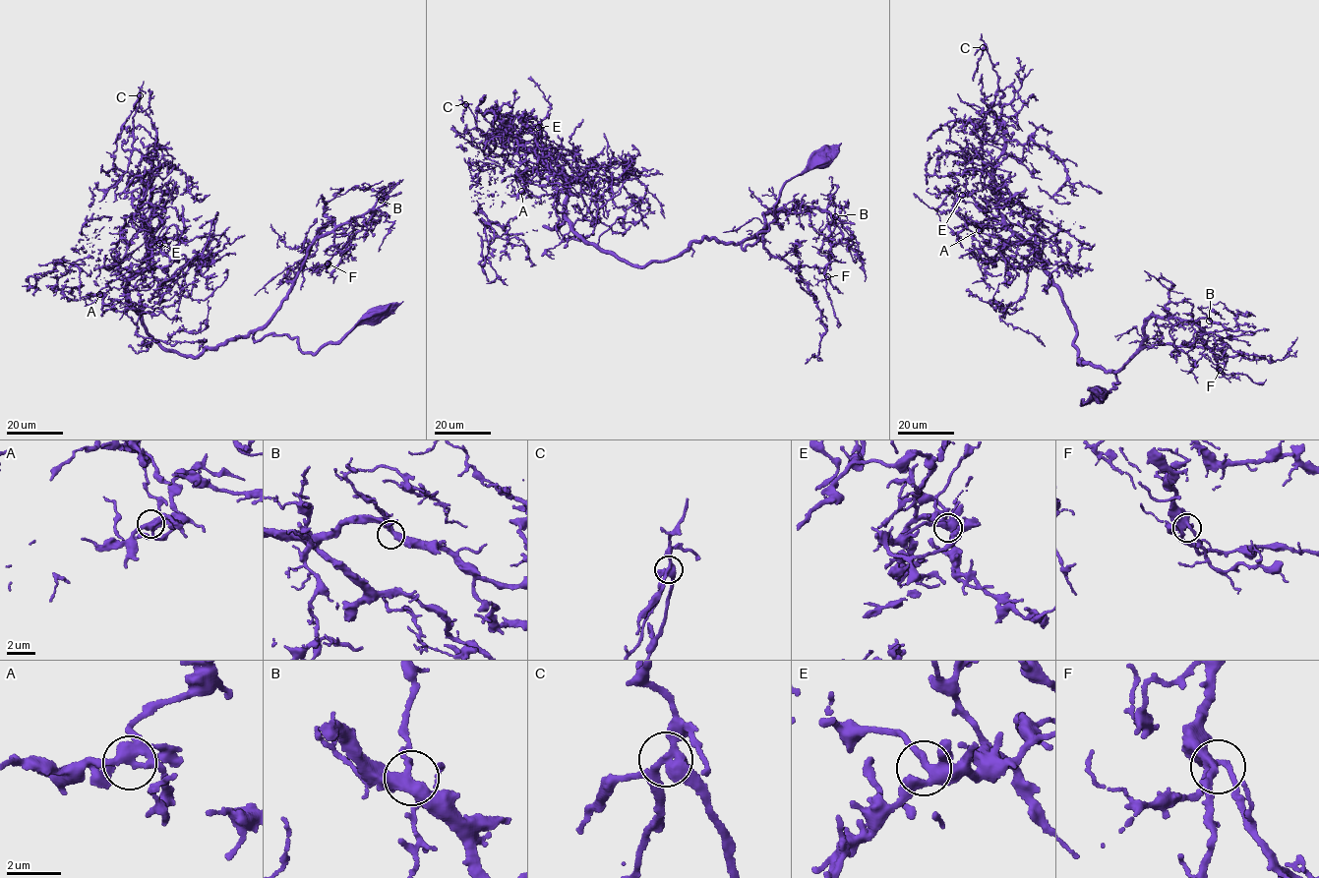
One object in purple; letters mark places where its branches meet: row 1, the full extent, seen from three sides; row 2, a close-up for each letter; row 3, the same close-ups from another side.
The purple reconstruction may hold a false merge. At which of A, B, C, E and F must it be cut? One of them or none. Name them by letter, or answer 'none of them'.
none of them

